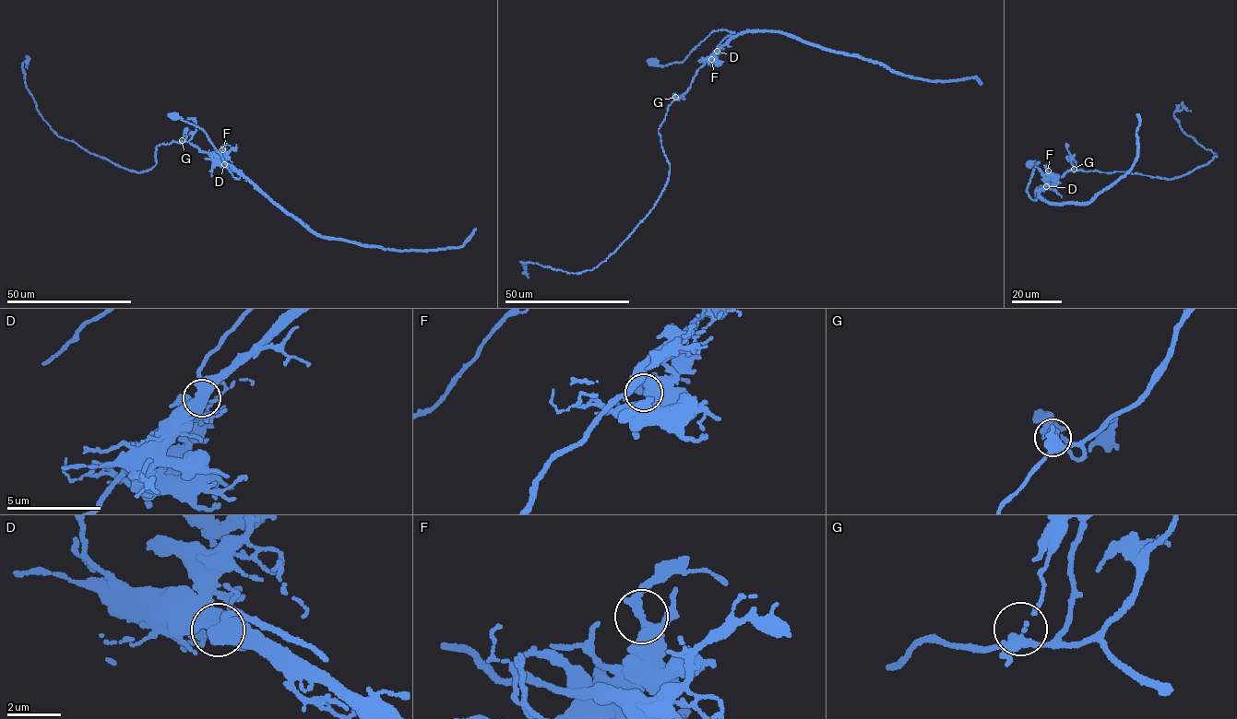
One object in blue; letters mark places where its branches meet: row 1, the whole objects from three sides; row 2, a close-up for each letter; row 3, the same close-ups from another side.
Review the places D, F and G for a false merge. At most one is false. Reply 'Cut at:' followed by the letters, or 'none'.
Cut at: D

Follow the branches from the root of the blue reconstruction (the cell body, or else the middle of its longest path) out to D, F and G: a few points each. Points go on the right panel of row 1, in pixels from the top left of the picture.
D: (1029, 164), (1031, 160), (1039, 163), (1027, 188), (1029, 197), (1036, 199), (1036, 189), (1046, 185)
F: (1029, 164), (1031, 160), (1039, 163), (1027, 188), (1034, 200), (1037, 198), (1036, 189), (1046, 183), (1048, 170)
G: (1029, 164), (1031, 160), (1039, 163), (1027, 188), (1035, 200), (1036, 189), (1074, 169)

